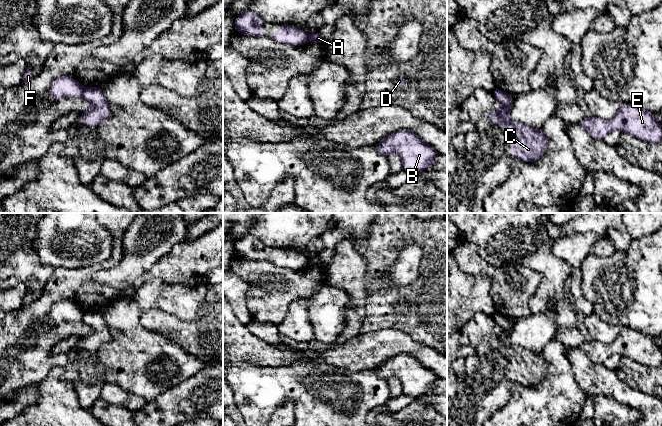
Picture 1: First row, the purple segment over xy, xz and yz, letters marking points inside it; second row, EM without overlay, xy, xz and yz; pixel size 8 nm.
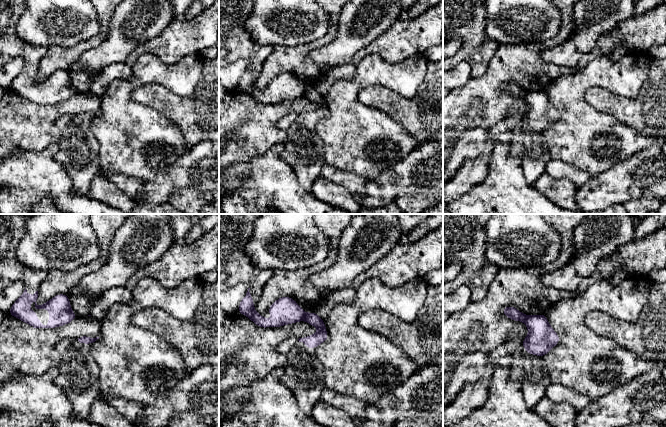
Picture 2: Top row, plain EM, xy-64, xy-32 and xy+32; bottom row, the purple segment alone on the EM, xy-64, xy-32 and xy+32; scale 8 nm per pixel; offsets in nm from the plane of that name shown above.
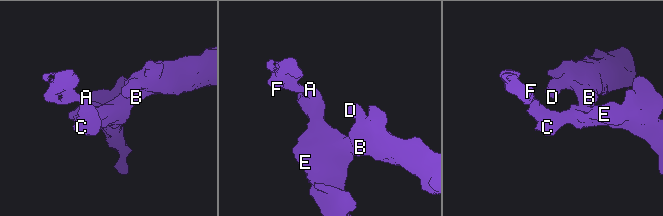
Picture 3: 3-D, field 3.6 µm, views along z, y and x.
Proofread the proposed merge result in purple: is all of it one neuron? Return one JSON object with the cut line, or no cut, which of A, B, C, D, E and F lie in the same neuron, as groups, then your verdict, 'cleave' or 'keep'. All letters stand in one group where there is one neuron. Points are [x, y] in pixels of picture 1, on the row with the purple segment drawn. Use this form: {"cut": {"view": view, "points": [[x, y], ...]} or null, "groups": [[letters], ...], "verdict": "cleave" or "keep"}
{"cut": {"view": "xy", "points": [[85, 88], [81, 96]]}, "groups": [["A", "B", "C", "D", "E"], ["F"]], "verdict": "cleave"}

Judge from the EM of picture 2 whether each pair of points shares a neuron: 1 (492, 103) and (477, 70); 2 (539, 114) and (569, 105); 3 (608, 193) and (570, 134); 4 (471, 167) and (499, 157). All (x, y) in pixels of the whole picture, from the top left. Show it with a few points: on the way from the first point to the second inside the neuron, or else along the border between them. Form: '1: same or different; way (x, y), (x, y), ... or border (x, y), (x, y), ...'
1: different; border (487, 67), (480, 76), (473, 78)
2: different; border (544, 90), (559, 114), (546, 130)
3: different; border (617, 163), (590, 177)
4: different; border (490, 154), (490, 167), (487, 176), (481, 182)

